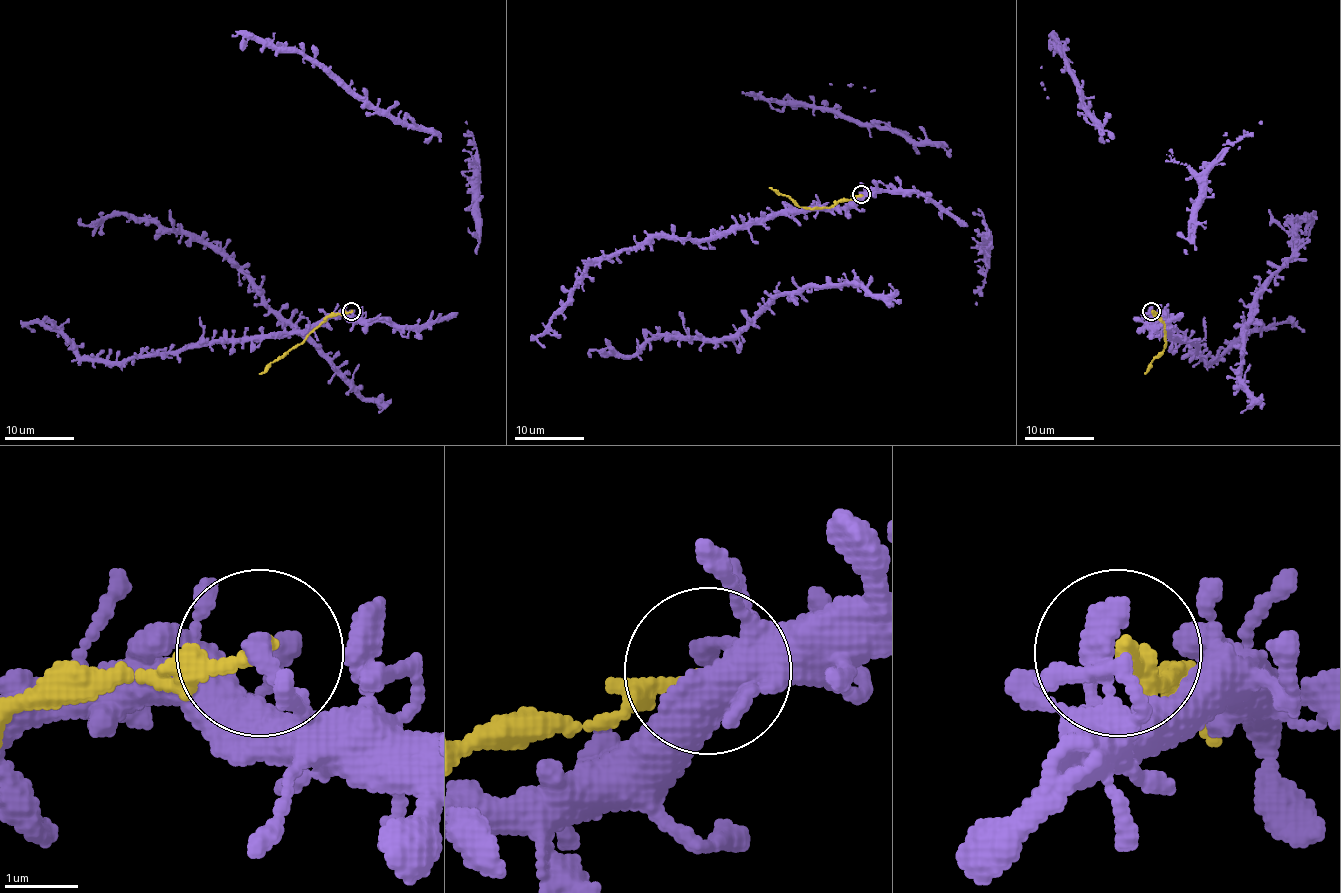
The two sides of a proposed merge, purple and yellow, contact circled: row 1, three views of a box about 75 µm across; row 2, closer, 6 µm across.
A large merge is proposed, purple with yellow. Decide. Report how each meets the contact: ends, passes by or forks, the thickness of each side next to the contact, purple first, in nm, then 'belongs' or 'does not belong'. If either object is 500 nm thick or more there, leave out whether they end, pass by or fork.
purple ends; yellow ends; calibres 220 and 220 nm; does not belong

